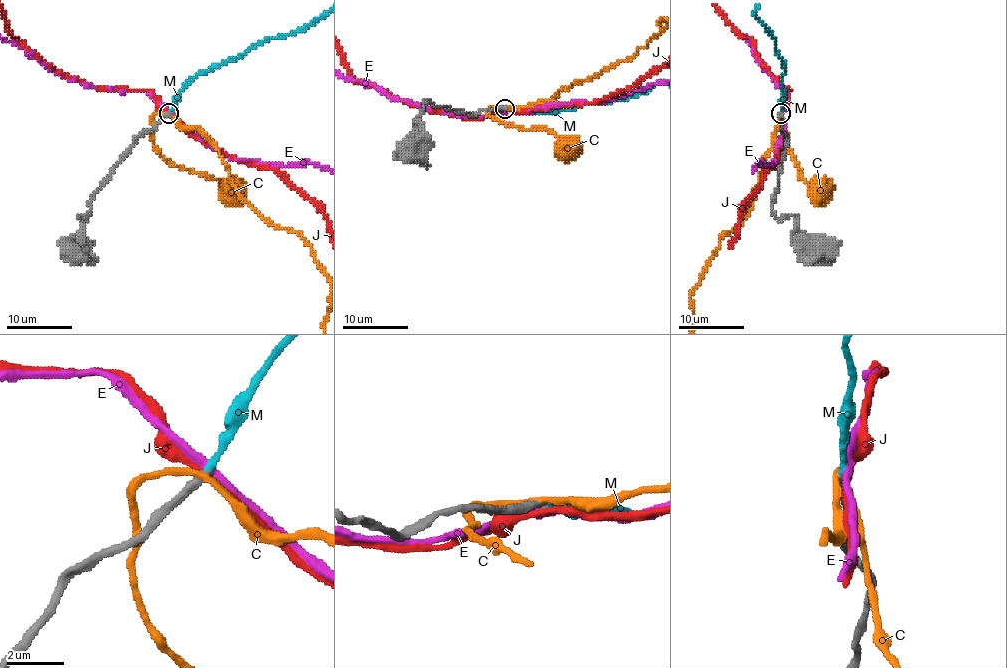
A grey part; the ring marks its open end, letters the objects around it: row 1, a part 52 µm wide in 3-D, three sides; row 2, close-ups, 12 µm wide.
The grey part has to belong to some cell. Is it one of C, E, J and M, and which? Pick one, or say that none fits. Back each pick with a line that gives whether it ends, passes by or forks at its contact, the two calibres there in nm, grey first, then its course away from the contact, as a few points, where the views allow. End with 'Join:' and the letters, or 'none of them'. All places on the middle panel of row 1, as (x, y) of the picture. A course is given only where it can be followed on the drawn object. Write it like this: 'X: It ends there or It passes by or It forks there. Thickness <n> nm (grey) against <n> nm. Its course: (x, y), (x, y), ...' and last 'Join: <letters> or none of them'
M: It ends there. Thickness 320 nm (grey) against 190 nm
Join: M

